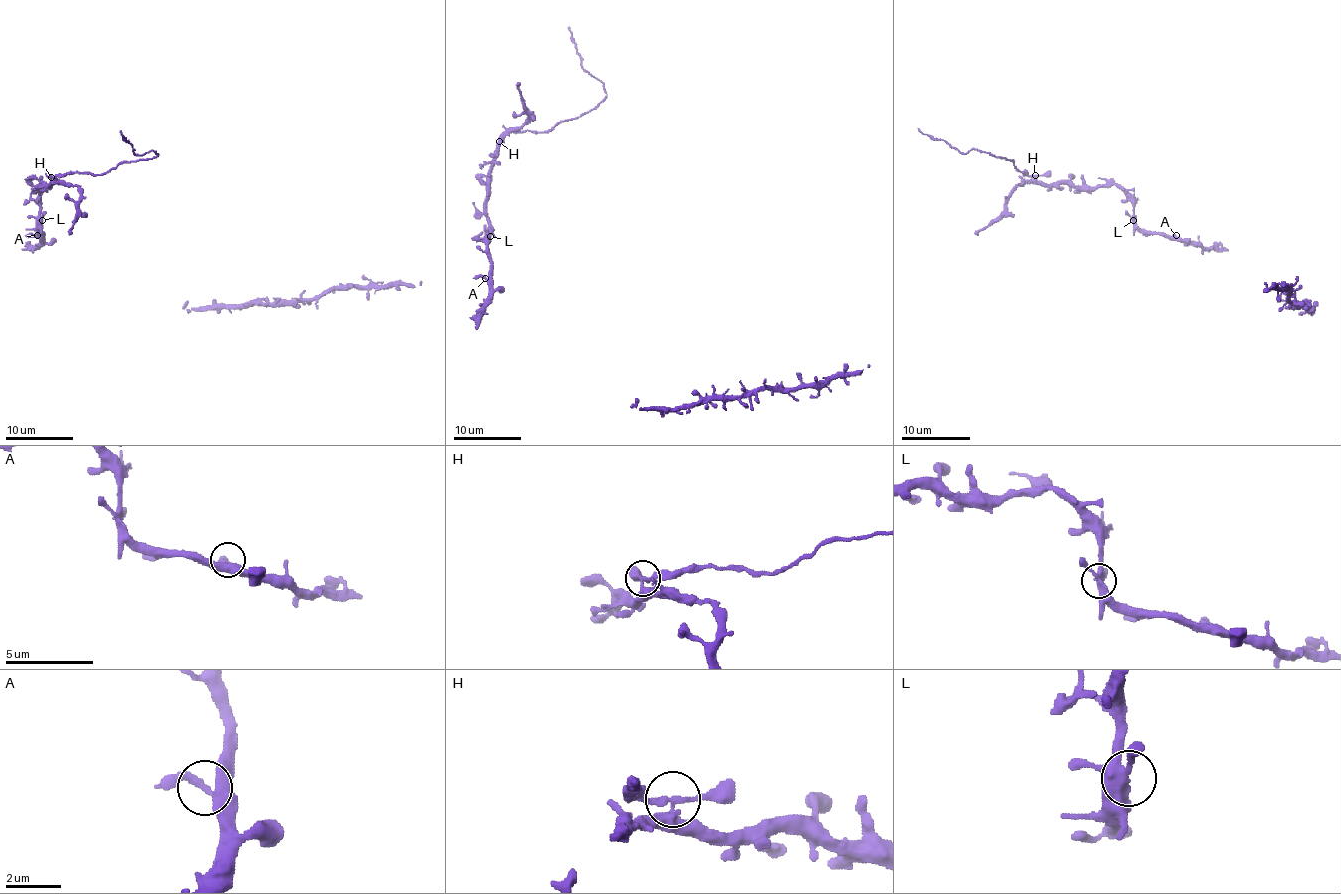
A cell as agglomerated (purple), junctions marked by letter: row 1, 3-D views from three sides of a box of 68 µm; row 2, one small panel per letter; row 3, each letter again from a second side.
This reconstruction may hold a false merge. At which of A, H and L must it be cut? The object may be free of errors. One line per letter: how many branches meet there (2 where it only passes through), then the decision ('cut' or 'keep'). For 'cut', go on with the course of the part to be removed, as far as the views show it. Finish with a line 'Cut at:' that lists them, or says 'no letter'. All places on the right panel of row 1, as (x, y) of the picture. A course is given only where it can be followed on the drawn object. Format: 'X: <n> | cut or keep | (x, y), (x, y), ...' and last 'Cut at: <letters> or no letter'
A: 3 | keep
H: 5 | cut | (1034, 175), (1024, 173), (1010, 159), (976, 149), (962, 153), (917, 128)
L: 4 | keep
Cut at: H

